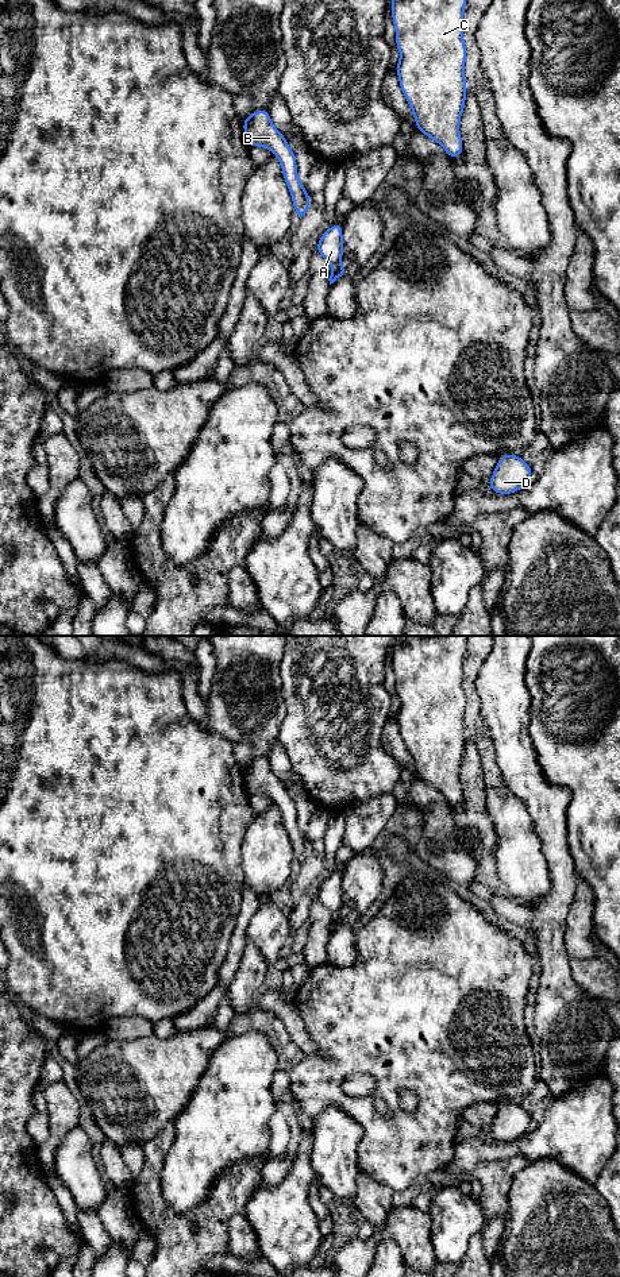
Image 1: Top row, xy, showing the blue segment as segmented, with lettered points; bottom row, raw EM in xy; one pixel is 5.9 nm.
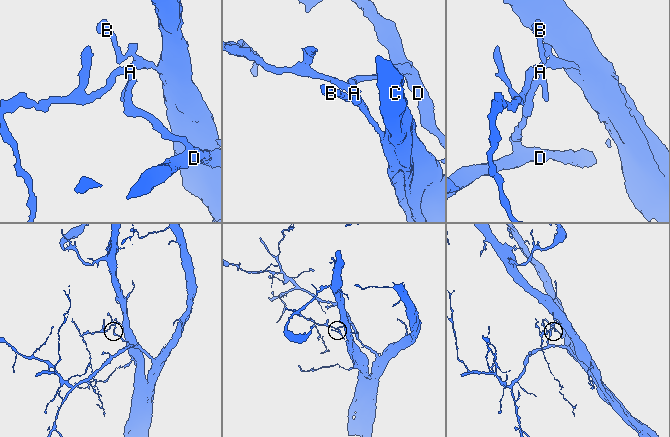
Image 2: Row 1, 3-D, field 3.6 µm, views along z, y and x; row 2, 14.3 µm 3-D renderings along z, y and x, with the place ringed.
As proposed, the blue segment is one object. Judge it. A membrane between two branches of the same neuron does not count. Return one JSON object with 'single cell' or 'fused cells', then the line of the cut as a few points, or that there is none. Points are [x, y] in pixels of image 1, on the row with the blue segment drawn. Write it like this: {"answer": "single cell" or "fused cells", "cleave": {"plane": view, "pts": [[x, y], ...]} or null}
{"answer": "fused cells", "cleave": {"plane": "xy", "pts": [[345, 269], [330, 282]]}}

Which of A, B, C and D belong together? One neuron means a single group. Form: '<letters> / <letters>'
A B C / D

